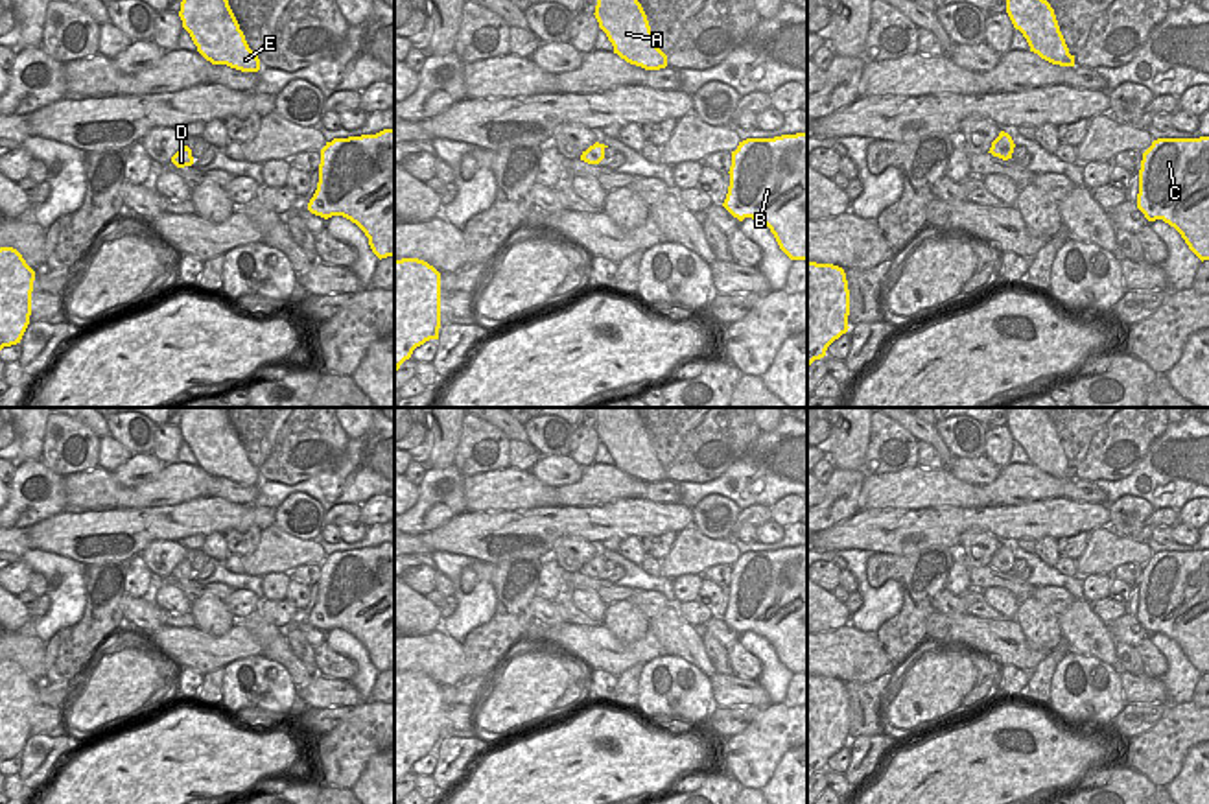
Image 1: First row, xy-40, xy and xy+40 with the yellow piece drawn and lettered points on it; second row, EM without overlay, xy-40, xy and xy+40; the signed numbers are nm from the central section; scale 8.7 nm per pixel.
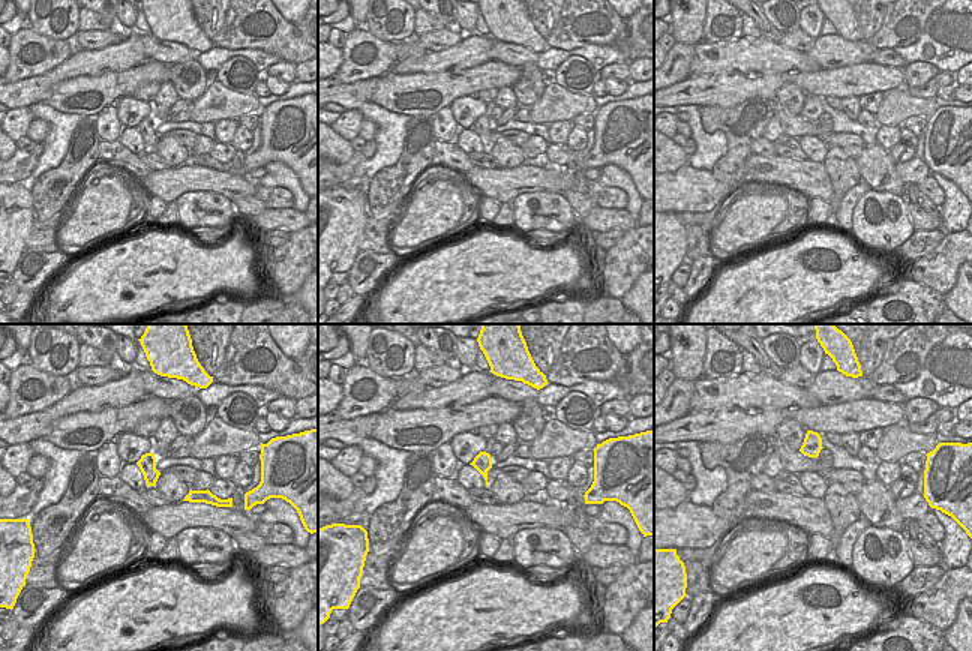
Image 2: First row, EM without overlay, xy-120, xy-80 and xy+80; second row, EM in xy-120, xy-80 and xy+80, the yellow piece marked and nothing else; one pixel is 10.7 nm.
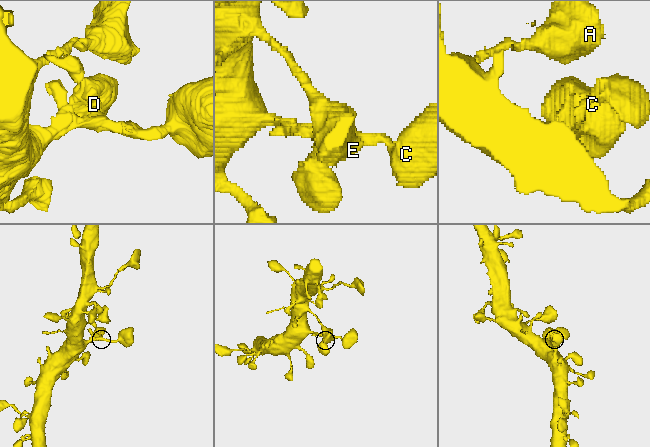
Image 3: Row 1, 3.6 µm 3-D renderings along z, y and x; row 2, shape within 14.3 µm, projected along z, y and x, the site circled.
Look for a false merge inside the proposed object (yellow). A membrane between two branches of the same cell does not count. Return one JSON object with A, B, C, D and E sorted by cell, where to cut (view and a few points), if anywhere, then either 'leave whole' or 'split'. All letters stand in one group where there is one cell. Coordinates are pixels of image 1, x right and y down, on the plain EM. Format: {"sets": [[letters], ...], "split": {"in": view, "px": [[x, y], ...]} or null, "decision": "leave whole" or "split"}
{"sets": [["A", "B", "C", "D", "E"]], "split": null, "decision": "leave whole"}

